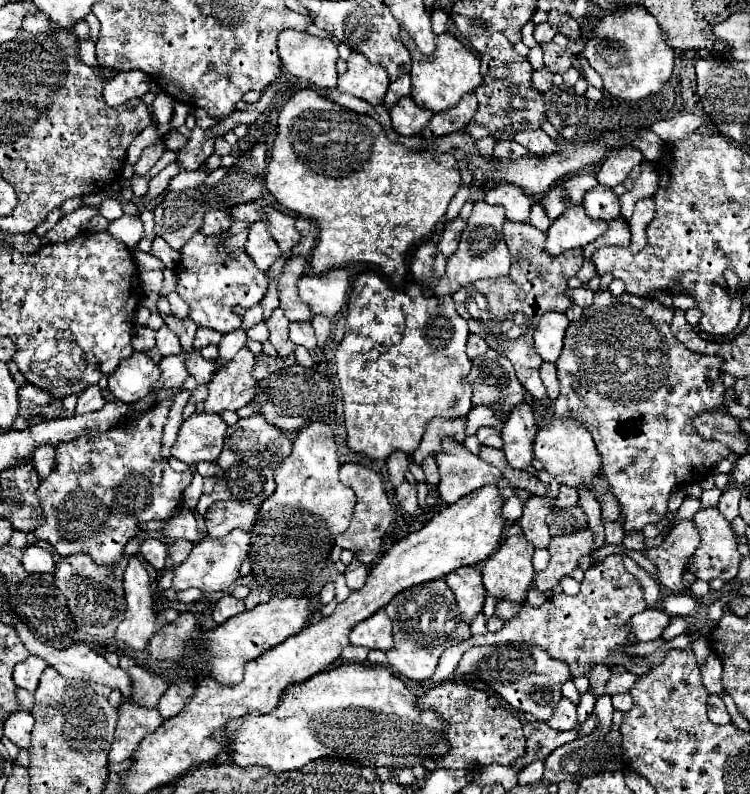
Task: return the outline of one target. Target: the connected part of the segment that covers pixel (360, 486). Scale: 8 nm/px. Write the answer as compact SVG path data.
M344 464L340 468L340 482L354 490L358 502L356 502L350 526L346 528L346 532L342 532L336 538L336 544L340 544L346 550L352 550L360 562L370 564L378 556L380 546L382 546L382 538L384 538L384 534L392 522L392 508L390 508L388 496L384 492L384 484L372 468L362 466L362 464Z

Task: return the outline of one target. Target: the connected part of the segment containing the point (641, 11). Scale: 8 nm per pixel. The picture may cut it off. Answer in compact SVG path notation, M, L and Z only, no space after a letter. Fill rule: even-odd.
M628 4L616 14L604 14L586 42L584 56L602 76L604 90L624 100L640 100L658 92L674 70L672 48L664 42L656 18L640 4Z

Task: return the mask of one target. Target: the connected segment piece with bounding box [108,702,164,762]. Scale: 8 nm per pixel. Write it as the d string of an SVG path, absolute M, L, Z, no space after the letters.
M124 702L118 708L118 724L112 748L108 752L110 762L124 762L130 760L140 746L142 738L148 732L160 728L164 718L158 714L156 708L144 708L134 702Z

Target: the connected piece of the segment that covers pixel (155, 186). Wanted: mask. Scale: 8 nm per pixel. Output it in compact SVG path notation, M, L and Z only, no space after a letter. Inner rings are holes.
M172 162L172 164L168 164L156 178L152 178L150 182L148 182L148 192L146 192L146 198L148 200L154 200L158 194L162 194L164 190L166 190L166 186L168 186L168 182L176 176L180 172L180 166L178 166L178 162Z

